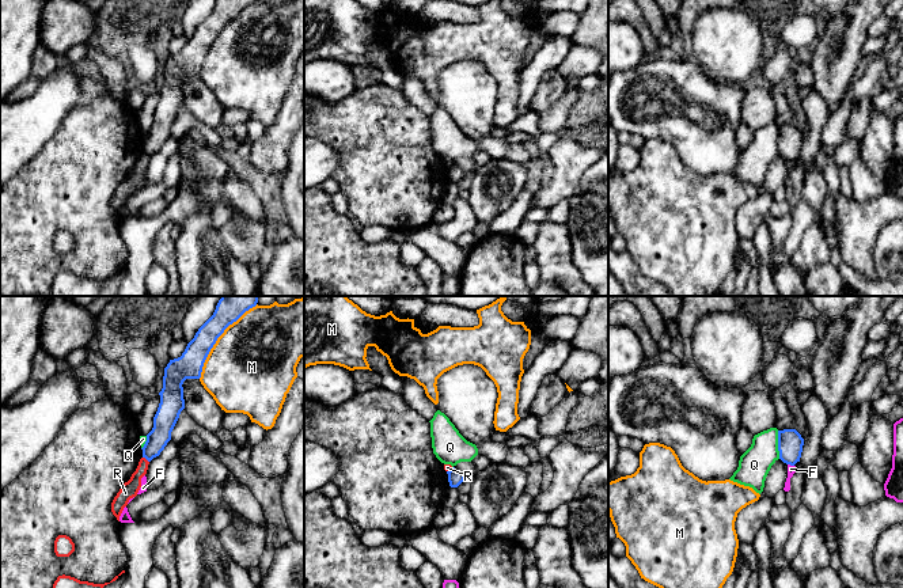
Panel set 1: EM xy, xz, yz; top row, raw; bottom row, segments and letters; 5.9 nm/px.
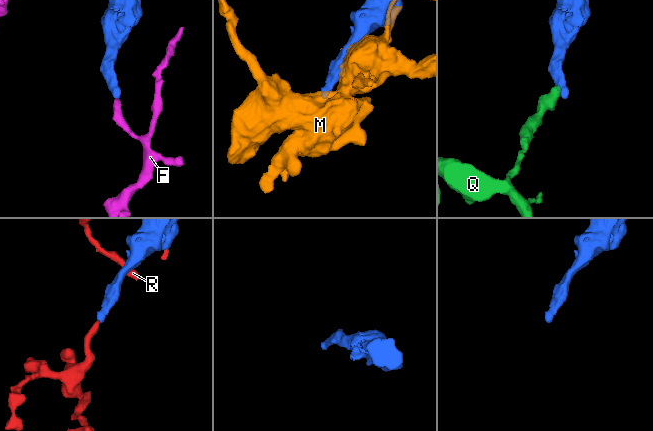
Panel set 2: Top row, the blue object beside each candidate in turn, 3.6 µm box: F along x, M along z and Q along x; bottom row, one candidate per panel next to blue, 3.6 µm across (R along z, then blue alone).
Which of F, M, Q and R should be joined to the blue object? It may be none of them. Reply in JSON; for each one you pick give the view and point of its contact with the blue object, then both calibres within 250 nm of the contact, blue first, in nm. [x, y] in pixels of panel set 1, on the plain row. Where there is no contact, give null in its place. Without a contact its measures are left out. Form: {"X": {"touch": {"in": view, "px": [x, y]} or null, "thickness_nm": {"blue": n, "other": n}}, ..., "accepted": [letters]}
{"accepted": []}

